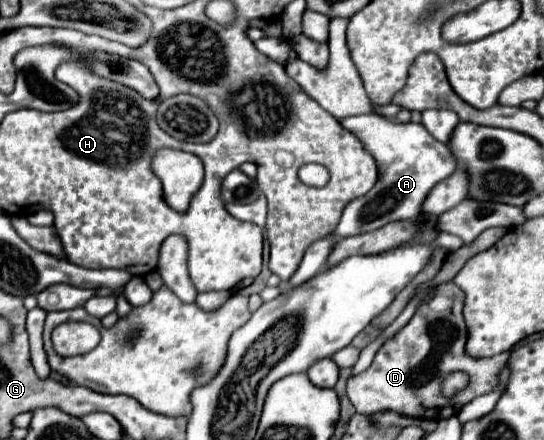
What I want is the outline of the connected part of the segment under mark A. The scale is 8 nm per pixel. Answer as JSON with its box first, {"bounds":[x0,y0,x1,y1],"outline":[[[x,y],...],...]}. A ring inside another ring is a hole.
{"bounds":[334,115,456,237],"outline":[[[382,115],[344,117],[338,121],[344,129],[354,133],[378,163],[380,177],[376,185],[356,201],[350,201],[334,231],[336,237],[352,237],[380,229],[390,221],[406,221],[422,215],[422,201],[432,187],[456,171],[456,159],[448,145],[436,141],[420,123],[398,123]]]}

